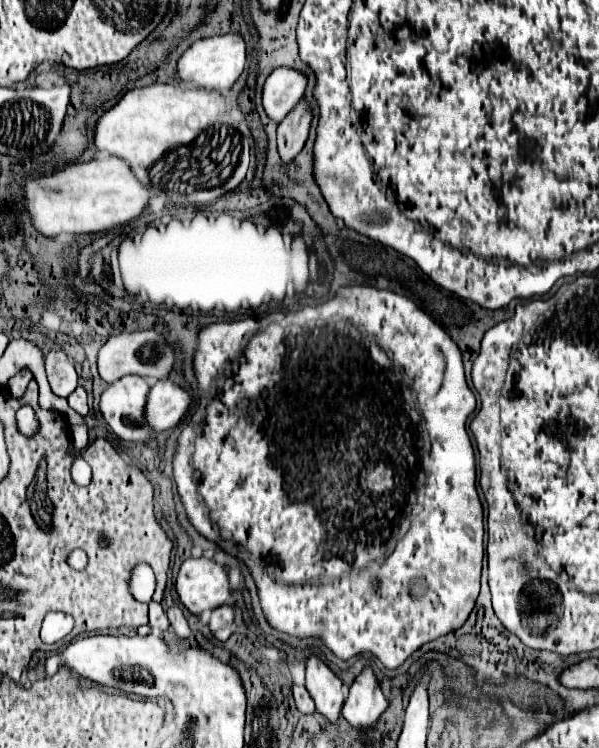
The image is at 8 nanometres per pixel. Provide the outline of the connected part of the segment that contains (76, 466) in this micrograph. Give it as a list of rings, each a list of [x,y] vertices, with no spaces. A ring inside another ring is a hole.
[[[77,456],[73,458],[71,476],[73,476],[73,482],[77,482],[77,486],[87,486],[91,482],[91,466],[81,456]]]

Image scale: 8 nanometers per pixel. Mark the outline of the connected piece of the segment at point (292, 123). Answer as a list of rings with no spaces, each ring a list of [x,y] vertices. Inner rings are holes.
[[[299,102],[285,116],[285,120],[279,122],[277,150],[279,150],[283,164],[293,162],[295,156],[301,152],[301,148],[307,140],[307,134],[309,134],[309,126],[311,126],[311,112],[303,102]]]

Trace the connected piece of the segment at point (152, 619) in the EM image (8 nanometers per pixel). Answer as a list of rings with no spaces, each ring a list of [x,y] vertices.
[[[149,602],[149,626],[153,632],[165,632],[169,628],[169,620],[159,602]]]

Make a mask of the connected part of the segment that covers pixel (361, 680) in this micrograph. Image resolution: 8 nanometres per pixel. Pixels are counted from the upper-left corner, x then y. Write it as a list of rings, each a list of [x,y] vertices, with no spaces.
[[[365,668],[363,674],[353,682],[349,696],[343,706],[343,718],[359,732],[375,728],[381,714],[387,710],[387,700],[375,680],[371,668]]]

